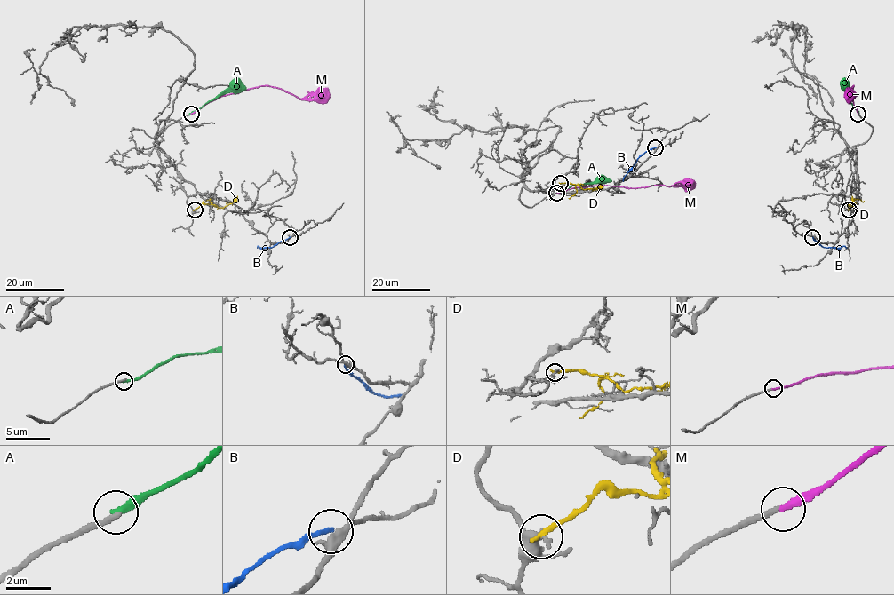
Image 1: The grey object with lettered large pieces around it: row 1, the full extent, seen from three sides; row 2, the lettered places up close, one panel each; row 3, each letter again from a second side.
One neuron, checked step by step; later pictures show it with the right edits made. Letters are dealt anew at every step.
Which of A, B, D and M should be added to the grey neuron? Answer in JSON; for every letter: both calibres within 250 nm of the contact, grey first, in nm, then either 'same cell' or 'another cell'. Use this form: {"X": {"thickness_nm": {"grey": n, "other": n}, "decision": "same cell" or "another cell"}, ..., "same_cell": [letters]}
{"A": {"thickness_nm": {"grey": 240, "other": 280}, "decision": "another cell"}, "B": {"thickness_nm": {"grey": 380, "other": 180}, "decision": "another cell"}, "D": {"thickness_nm": {"grey": 320, "other": 240}, "decision": "another cell"}, "M": {"thickness_nm": {"grey": 200, "other": 240}, "decision": "same cell"}, "same_cell": ["M"]}

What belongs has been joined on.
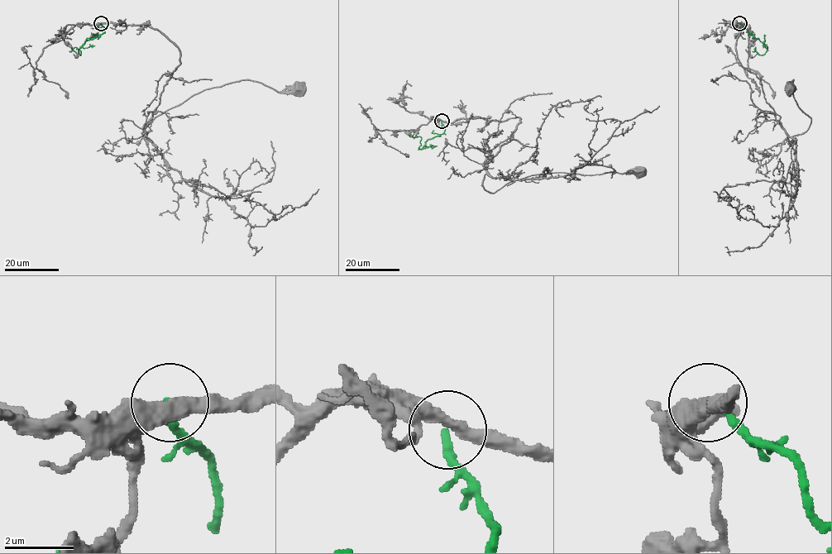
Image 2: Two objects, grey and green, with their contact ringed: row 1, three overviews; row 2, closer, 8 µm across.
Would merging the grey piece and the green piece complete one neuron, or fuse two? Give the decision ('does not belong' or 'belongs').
does not belong

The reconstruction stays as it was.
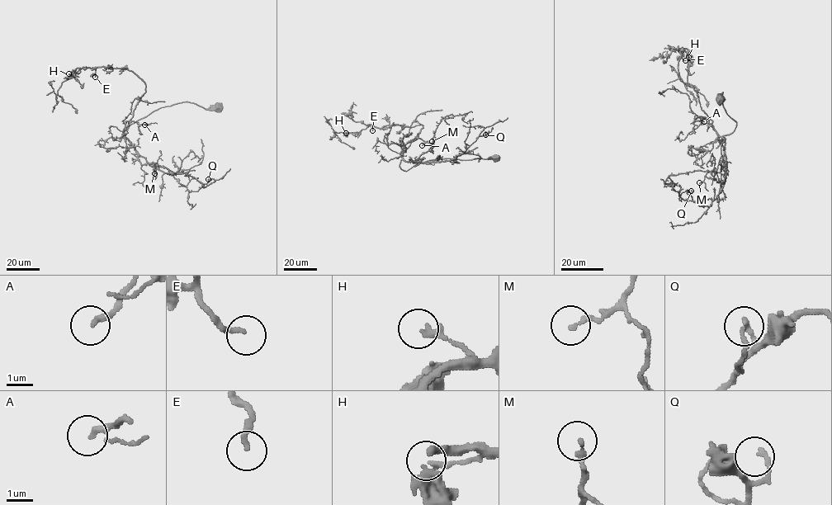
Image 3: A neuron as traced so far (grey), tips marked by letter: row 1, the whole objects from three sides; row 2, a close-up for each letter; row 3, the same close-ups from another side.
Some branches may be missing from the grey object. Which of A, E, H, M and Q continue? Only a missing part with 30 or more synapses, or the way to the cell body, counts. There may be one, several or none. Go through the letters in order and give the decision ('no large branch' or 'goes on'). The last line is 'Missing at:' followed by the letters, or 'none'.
A: no large branch
E: goes on
H: no large branch
M: goes on
Q: no large branch
Missing at: E, M

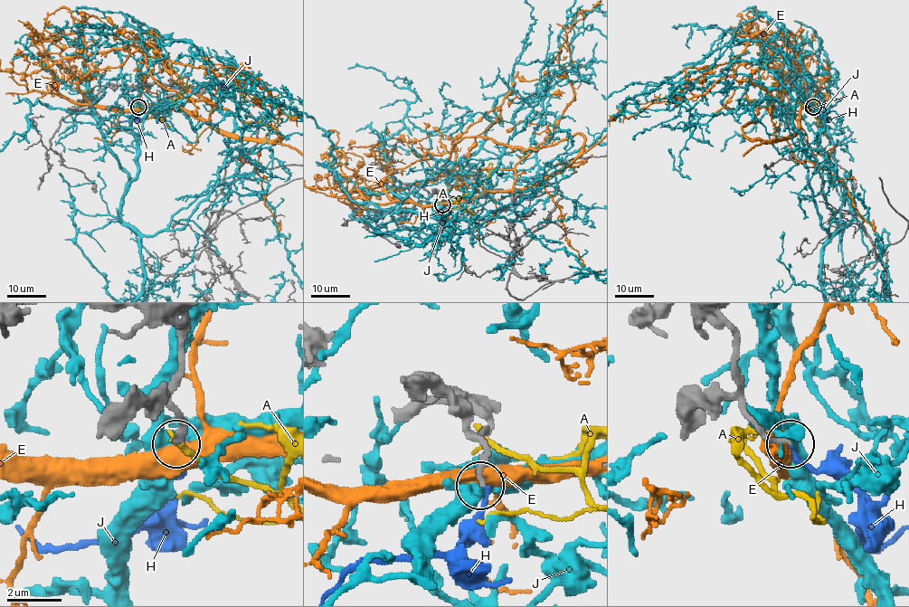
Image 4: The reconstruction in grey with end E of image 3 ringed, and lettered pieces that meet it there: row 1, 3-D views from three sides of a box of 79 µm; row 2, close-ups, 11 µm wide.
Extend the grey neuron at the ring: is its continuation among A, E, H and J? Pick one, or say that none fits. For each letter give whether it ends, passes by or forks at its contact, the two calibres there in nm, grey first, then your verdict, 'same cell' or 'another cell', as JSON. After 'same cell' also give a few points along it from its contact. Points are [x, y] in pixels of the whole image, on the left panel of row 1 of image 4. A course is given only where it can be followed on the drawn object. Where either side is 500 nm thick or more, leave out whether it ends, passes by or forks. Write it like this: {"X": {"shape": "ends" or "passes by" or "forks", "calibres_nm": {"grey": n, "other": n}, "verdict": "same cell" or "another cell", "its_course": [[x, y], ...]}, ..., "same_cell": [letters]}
{"A": {"shape": "ends", "calibres_nm": {"grey": 300, "other": 180}, "verdict": "another cell"}, "E": {"calibres_nm": {"grey": 240, "other": 550}, "verdict": "another cell"}, "H": {"shape": "ends", "calibres_nm": {"grey": 200, "other": 200}, "verdict": "another cell"}, "J": {"calibres_nm": {"grey": 220, "other": 500}, "verdict": "another cell"}, "same_cell": []}

